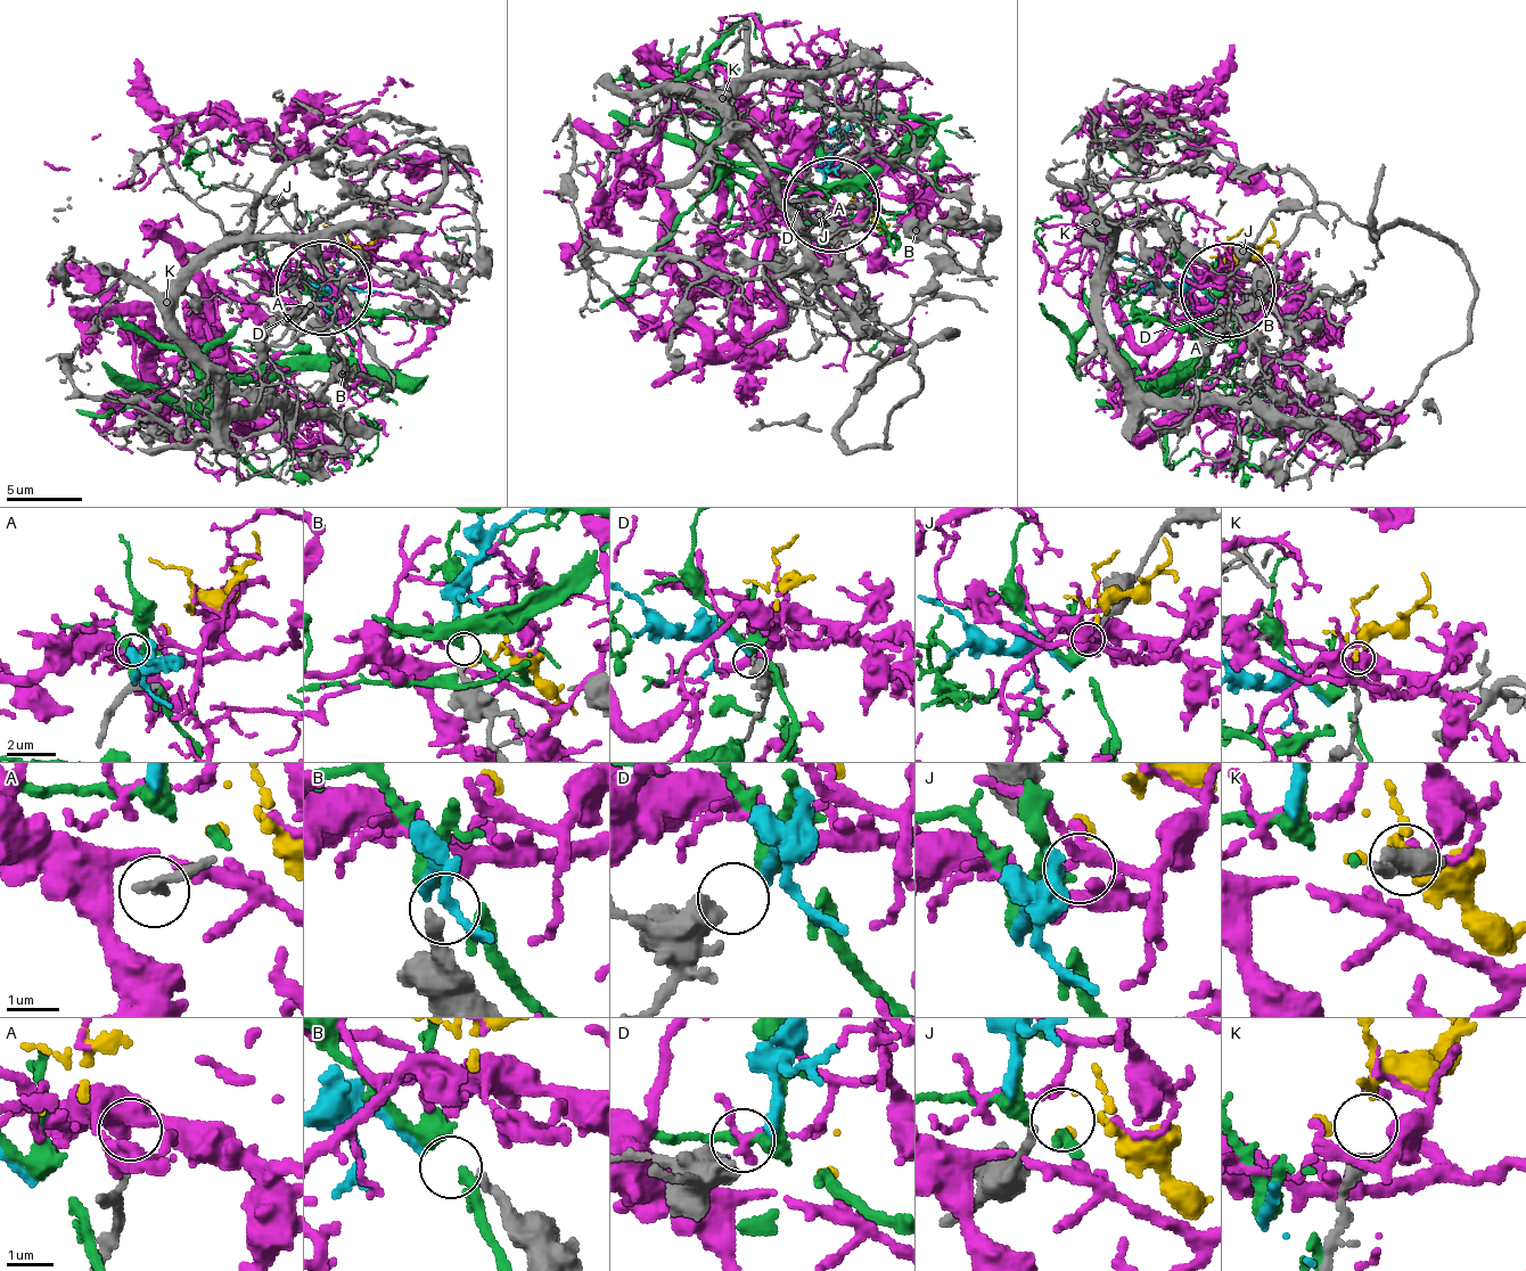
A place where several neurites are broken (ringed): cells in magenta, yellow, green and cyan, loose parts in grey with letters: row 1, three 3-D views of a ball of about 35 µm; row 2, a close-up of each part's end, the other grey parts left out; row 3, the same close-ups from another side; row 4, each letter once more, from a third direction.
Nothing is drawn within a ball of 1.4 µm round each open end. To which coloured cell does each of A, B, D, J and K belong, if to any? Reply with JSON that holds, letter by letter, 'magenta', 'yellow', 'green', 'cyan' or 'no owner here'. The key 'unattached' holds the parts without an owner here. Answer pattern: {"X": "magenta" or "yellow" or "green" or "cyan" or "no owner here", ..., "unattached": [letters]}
{"A": "no owner here", "B": "cyan", "D": "no owner here", "J": "no owner here", "K": "yellow", "unattached": ["A", "D", "J"]}

